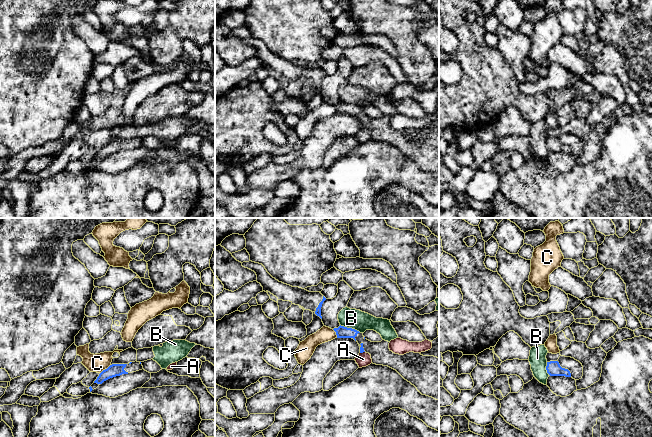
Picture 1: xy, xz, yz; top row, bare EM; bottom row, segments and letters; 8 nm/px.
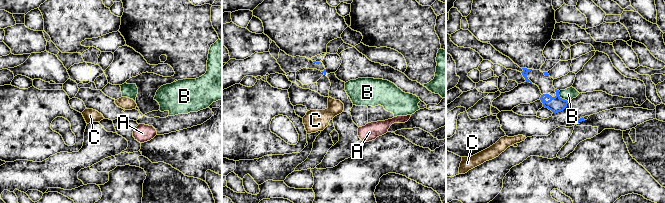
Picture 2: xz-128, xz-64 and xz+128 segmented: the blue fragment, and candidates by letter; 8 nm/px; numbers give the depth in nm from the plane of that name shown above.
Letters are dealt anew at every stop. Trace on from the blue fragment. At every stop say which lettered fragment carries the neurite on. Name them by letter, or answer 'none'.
none

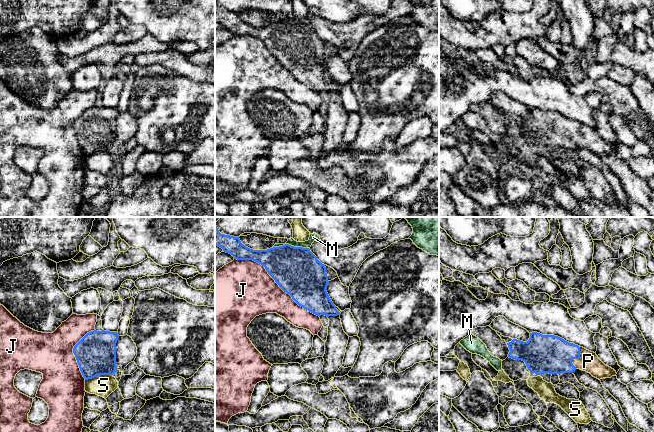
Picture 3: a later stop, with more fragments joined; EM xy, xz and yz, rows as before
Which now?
P

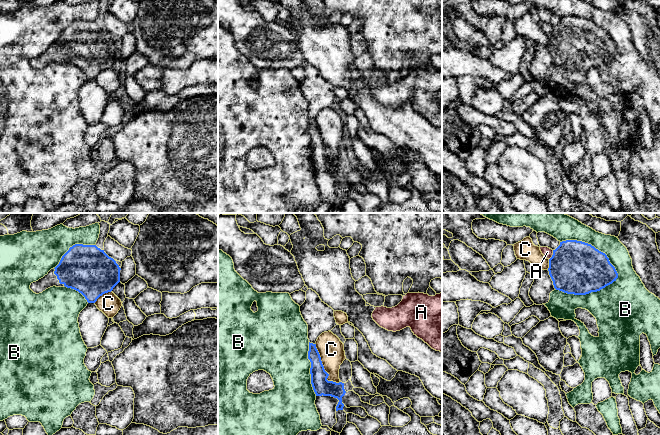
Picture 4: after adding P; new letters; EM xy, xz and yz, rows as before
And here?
none

